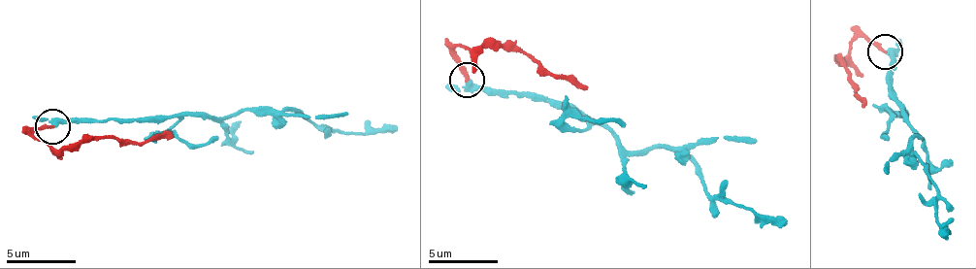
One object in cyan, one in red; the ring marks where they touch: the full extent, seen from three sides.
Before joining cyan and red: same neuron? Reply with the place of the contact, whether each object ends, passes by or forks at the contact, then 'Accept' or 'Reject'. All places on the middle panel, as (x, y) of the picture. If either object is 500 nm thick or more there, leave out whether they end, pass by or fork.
Place: (467, 80). At the ring cyan passes by. At the ring red ends. Accept

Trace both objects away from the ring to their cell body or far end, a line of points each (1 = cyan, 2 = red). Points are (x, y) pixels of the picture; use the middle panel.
1: (468, 80), (475, 85), (575, 106), (613, 130), (629, 151), (682, 151), (714, 199), (755, 209), (786, 225)
2: (468, 80), (455, 48), (531, 53), (550, 73), (588, 91)

